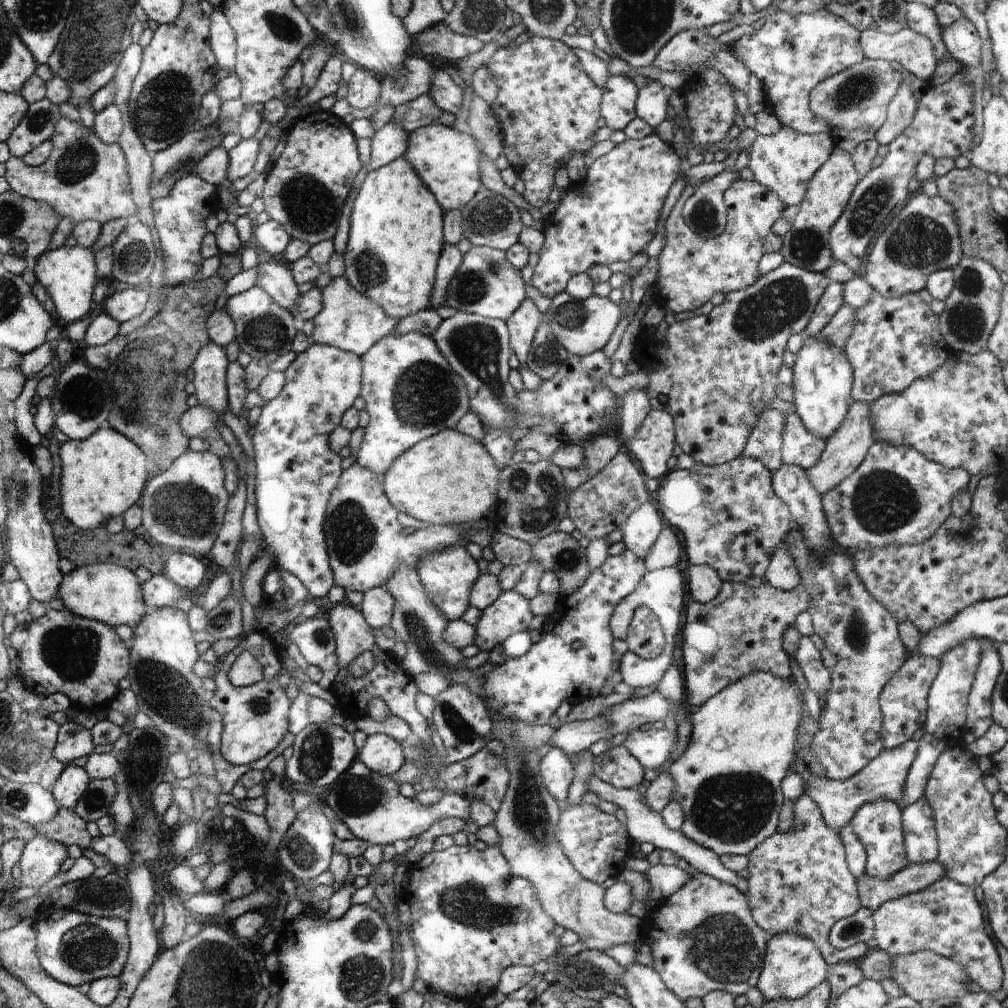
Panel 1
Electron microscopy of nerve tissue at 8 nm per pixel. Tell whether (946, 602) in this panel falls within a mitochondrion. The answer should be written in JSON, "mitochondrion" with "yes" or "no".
{"mitochondrion":"no"}

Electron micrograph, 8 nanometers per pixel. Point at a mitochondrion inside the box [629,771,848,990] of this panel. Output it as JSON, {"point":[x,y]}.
{"point":[721,946]}

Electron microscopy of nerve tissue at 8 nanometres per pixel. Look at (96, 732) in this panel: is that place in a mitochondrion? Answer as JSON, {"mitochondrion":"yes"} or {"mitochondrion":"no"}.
{"mitochondrion":"no"}

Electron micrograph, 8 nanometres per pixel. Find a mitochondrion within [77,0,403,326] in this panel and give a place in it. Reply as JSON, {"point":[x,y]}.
{"point":[163,108]}

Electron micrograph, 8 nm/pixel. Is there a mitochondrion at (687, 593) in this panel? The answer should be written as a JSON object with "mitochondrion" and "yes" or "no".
{"mitochondrion":"no"}

